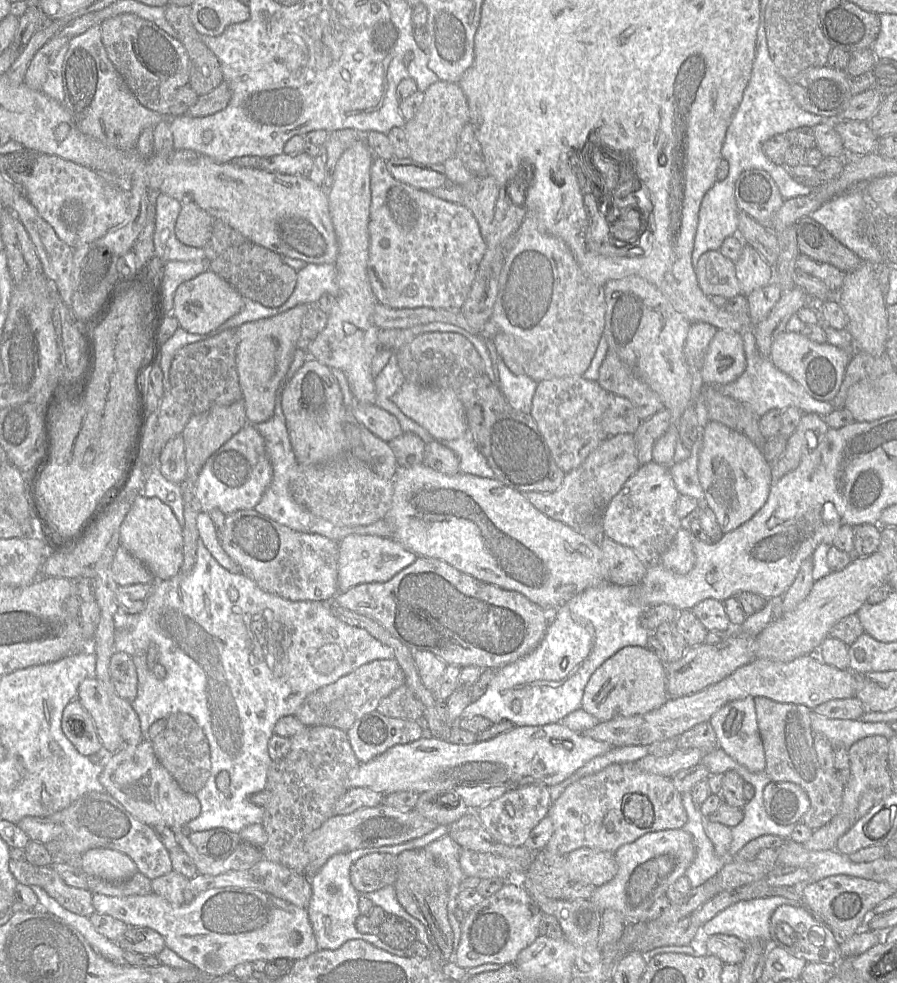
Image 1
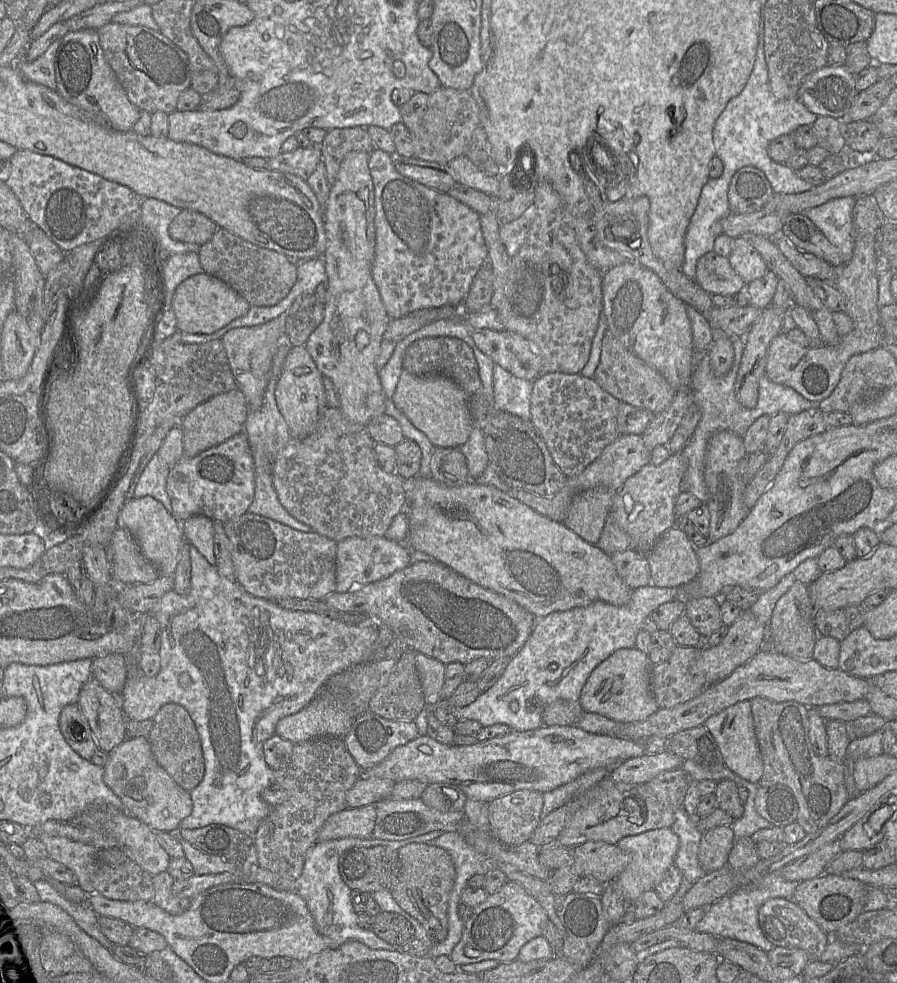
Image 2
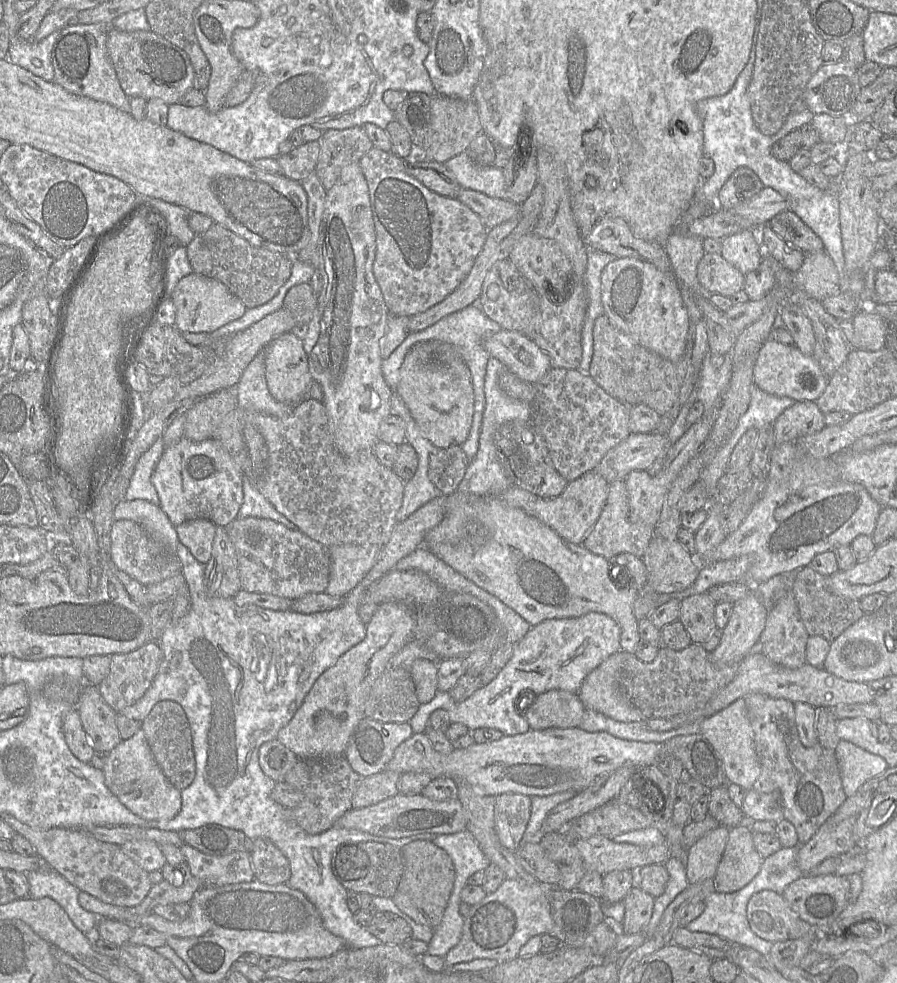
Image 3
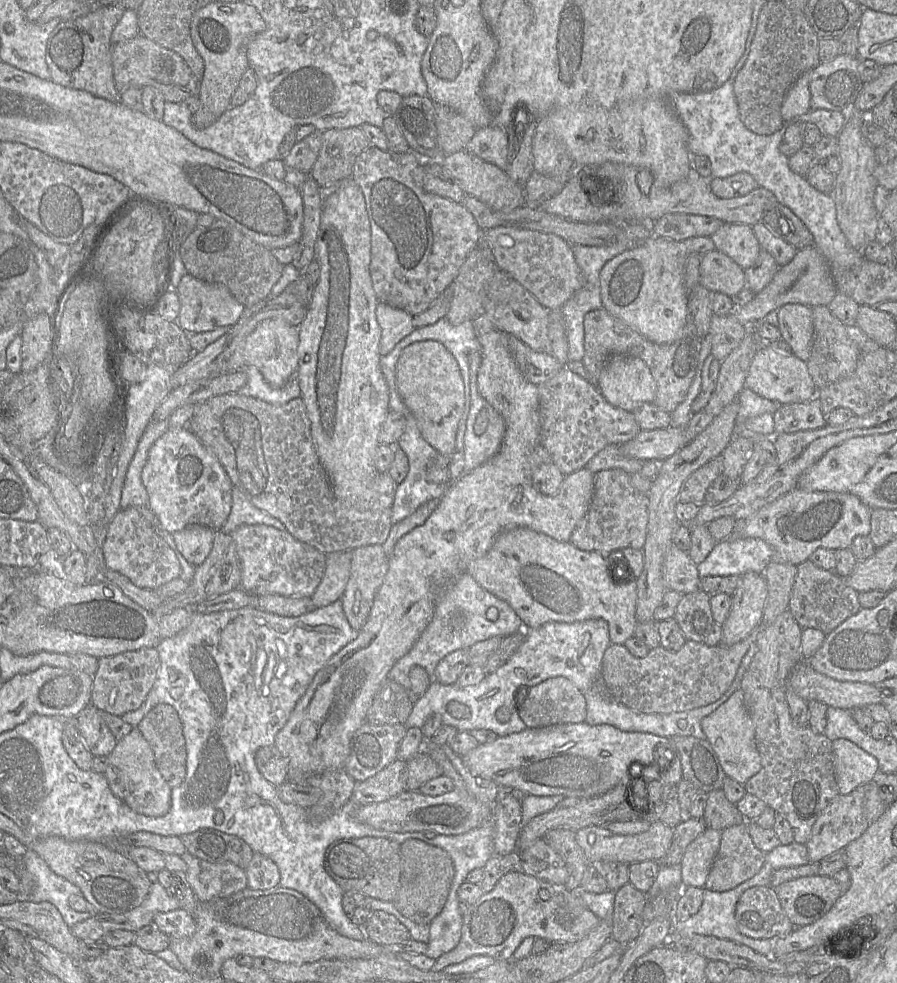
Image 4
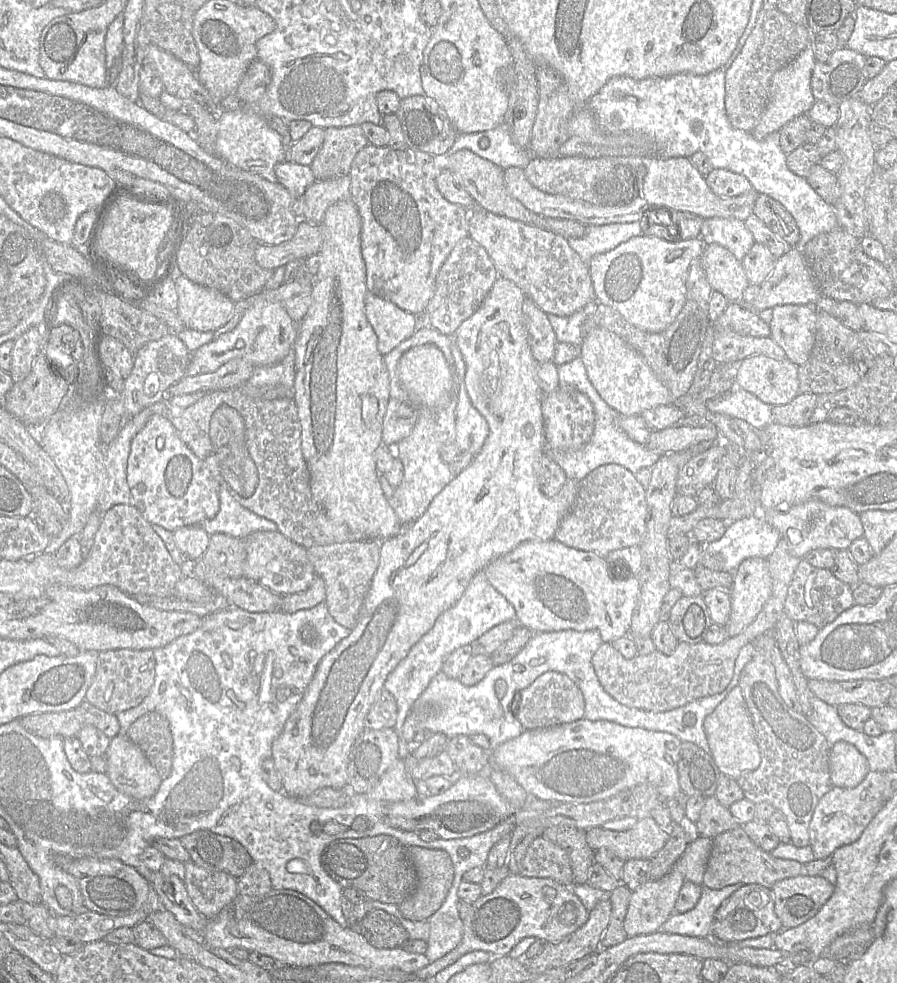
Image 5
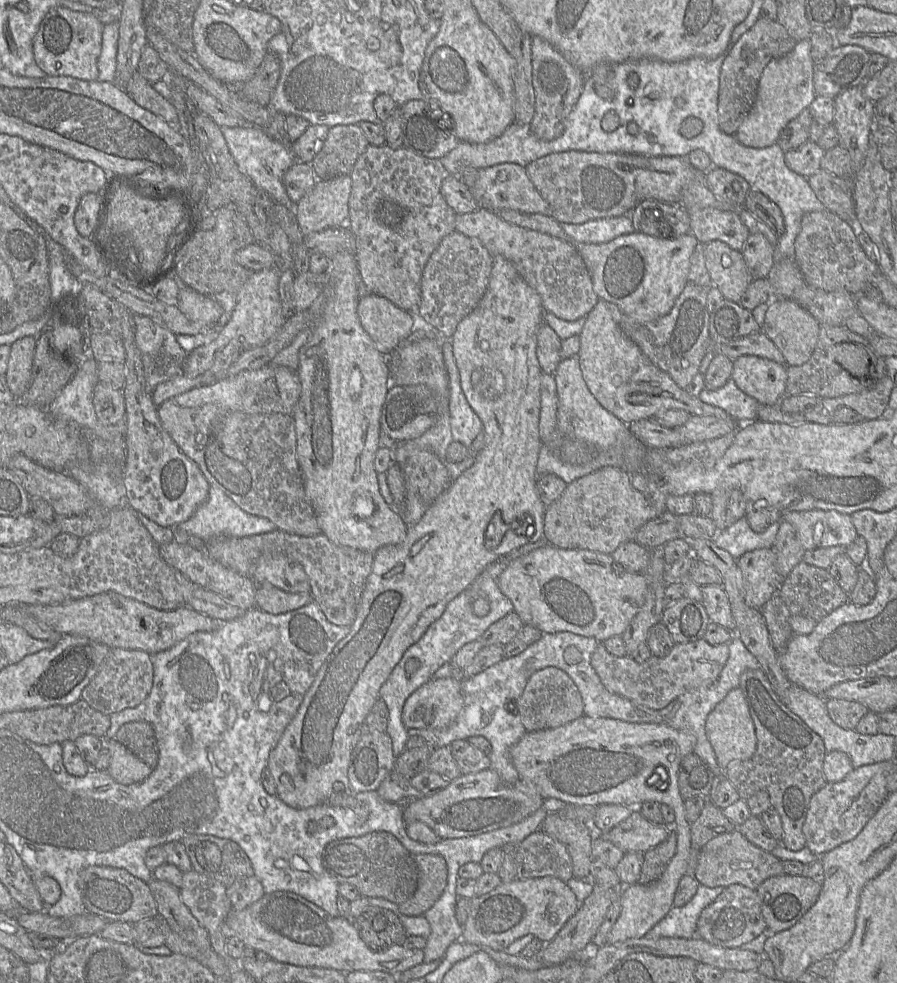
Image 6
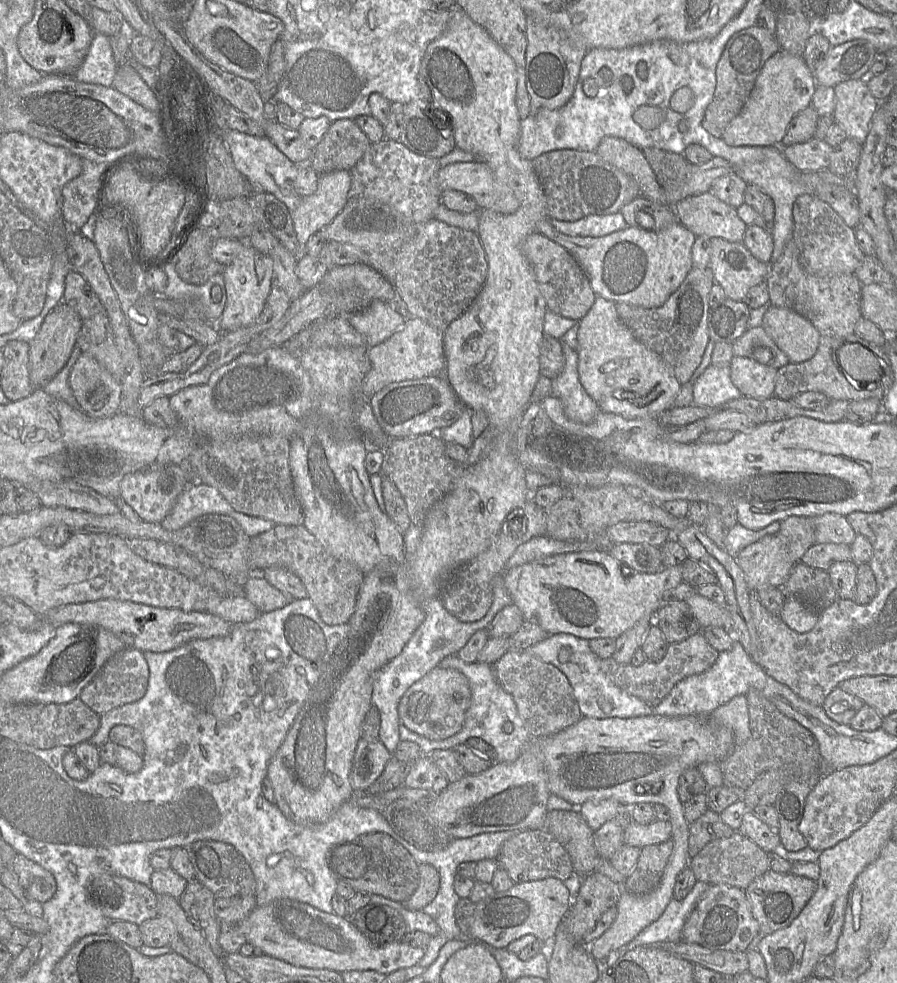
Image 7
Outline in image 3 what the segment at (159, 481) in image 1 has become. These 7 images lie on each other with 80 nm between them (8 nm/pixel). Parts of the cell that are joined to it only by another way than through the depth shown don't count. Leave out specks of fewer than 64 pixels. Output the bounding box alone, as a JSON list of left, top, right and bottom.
[124,437,164,506]

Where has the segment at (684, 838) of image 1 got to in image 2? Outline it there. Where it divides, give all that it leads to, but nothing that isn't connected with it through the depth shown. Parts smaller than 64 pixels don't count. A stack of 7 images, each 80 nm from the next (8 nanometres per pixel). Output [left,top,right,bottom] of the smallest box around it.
[611,828,679,904]

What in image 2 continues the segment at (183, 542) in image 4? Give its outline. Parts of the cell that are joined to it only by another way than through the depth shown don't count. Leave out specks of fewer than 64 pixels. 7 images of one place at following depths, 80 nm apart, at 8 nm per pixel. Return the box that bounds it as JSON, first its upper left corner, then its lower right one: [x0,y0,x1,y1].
[181,515,215,566]

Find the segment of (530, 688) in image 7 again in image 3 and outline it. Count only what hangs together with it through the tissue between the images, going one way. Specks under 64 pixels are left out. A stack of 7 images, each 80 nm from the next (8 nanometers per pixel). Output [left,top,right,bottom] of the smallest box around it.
[519,689,586,730]

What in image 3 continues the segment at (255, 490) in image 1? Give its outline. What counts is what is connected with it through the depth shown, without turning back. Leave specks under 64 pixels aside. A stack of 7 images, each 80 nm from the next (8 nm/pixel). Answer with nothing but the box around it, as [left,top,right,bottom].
[152,437,244,527]

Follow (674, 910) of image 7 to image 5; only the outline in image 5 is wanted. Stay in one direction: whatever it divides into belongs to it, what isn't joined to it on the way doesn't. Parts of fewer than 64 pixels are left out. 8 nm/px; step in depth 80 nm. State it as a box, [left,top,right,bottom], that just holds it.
[659,883,744,938]

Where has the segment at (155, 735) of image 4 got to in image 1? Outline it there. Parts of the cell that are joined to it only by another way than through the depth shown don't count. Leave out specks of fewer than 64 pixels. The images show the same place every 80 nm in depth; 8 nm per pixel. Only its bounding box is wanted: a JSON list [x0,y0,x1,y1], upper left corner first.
[151,713,211,794]

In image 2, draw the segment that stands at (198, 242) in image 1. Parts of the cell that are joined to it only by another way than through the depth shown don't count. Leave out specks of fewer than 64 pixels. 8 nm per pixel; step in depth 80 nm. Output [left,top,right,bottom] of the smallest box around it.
[169,209,218,246]

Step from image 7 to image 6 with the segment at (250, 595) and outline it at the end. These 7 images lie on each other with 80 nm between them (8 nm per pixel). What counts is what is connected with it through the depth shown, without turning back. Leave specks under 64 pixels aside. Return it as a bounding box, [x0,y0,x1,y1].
[256,583,313,614]

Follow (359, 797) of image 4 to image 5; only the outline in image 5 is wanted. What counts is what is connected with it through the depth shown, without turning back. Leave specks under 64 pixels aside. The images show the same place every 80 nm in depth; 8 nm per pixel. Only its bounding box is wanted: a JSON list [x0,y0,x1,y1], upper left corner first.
[368,758,418,804]

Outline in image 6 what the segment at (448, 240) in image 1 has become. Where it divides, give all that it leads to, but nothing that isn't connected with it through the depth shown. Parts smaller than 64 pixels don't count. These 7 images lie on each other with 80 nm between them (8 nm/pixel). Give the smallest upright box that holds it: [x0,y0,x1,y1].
[347,144,456,311]

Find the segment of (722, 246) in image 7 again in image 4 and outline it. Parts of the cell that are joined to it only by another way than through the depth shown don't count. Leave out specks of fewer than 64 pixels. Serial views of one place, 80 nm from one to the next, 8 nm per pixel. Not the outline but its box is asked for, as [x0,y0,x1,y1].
[699,249,746,297]

